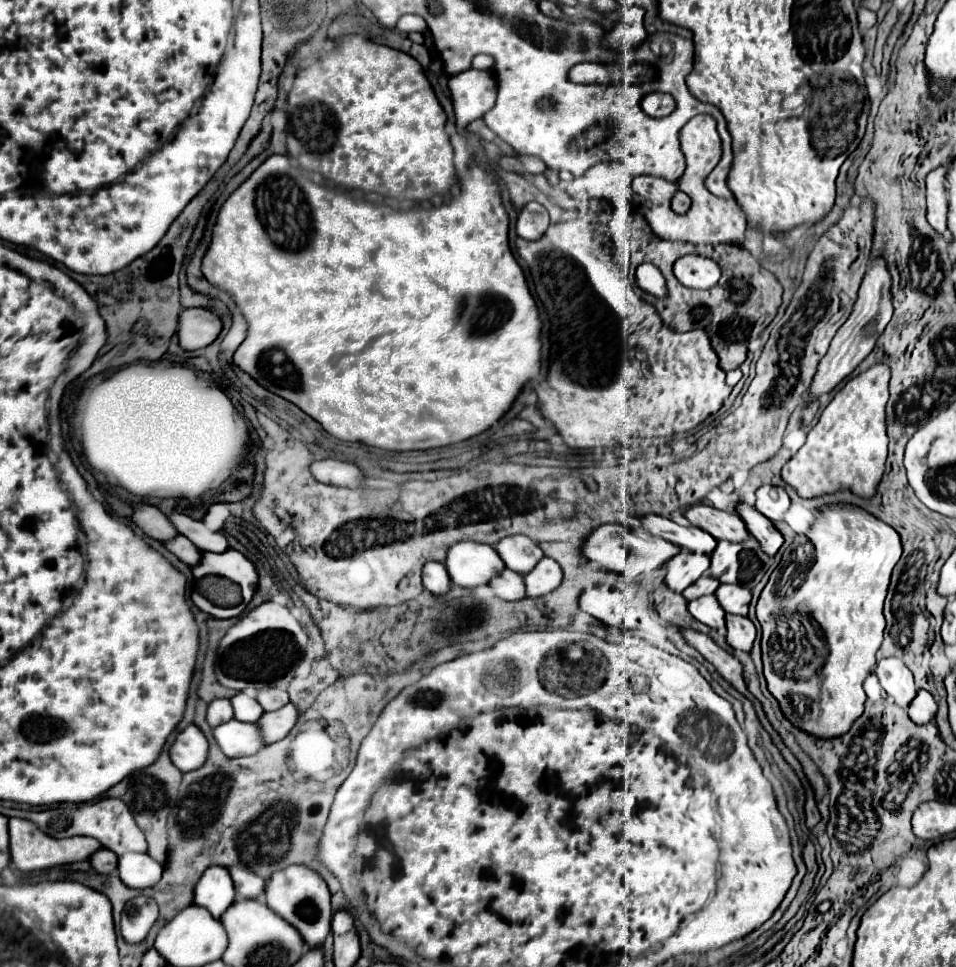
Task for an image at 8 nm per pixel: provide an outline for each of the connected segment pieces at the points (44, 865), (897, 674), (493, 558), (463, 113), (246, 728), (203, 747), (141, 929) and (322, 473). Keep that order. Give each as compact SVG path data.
M9 819L9 843L11 843L11 863L19 871L41 871L55 865L85 861L95 853L95 849L101 849L99 841L93 837L71 837L71 839L53 839L45 833L41 833L39 827L35 827L27 819Z
M887 657L887 659L879 659L875 673L887 695L893 697L893 701L899 707L907 709L911 697L915 697L917 693L913 673L907 669L907 665L897 657Z
M459 541L451 545L445 567L451 581L467 589L487 585L501 569L505 569L501 557L491 545L475 541Z
M470 68L450 77L448 87L455 115L457 115L457 131L465 133L467 125L481 117L495 103L495 81L490 70Z
M231 719L215 727L213 737L227 757L243 757L263 749L263 743L259 741L259 727L255 723L247 725Z
M189 725L185 727L173 741L171 749L169 749L169 757L173 761L173 765L187 773L193 769L199 769L199 765L203 765L203 761L207 759L207 739L201 733L199 727Z
M139 895L131 899L121 917L121 935L125 937L127 943L139 943L147 937L149 929L153 927L157 919L157 903L151 897Z
M321 459L321 461L313 461L311 463L311 475L327 485L347 485L347 487L359 487L365 485L365 475L363 471L353 465L353 463L345 463L345 461L337 461L337 459Z

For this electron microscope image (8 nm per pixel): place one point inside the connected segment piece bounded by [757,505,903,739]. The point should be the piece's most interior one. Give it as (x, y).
(843, 592)

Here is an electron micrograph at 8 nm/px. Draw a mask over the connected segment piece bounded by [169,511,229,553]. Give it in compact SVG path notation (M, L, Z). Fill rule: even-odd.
M173 511L169 515L171 523L175 525L177 533L185 535L199 551L213 551L213 553L223 553L229 545L227 539L221 533L213 533L209 531L201 521L195 521L179 511Z

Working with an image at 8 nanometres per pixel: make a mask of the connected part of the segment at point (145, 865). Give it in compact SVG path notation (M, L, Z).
M125 853L123 857L119 857L117 869L121 881L133 889L153 887L163 873L163 867L147 853Z

